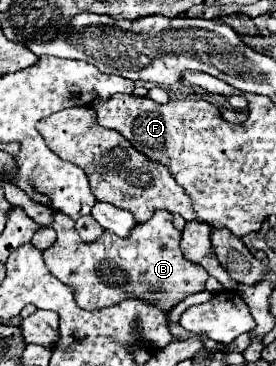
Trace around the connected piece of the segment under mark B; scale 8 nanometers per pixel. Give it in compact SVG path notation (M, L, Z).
M157 210L157 214L153 214L151 220L143 222L143 224L137 224L127 238L121 238L121 236L105 230L101 234L101 238L97 238L95 242L89 242L89 244L81 242L79 234L73 228L73 220L67 214L55 212L51 226L57 232L57 240L55 240L53 246L43 250L43 260L45 260L45 264L47 264L47 268L51 270L53 276L57 276L63 284L73 288L75 302L83 310L107 308L107 306L119 304L125 298L137 296L137 298L155 302L157 306L163 306L165 312L169 312L185 296L197 294L197 292L201 292L205 288L205 280L207 280L209 274L199 264L193 264L193 262L183 258L181 248L179 248L181 232L173 226L171 214L167 210Z

